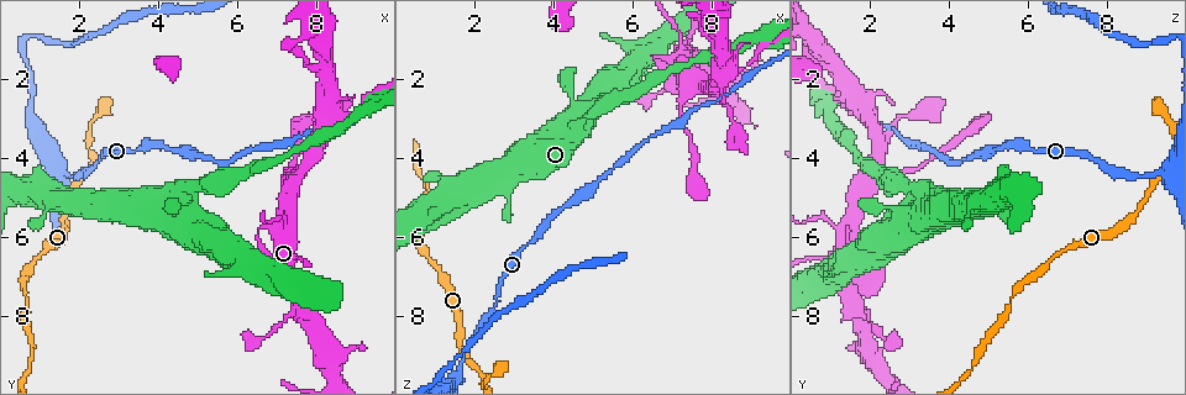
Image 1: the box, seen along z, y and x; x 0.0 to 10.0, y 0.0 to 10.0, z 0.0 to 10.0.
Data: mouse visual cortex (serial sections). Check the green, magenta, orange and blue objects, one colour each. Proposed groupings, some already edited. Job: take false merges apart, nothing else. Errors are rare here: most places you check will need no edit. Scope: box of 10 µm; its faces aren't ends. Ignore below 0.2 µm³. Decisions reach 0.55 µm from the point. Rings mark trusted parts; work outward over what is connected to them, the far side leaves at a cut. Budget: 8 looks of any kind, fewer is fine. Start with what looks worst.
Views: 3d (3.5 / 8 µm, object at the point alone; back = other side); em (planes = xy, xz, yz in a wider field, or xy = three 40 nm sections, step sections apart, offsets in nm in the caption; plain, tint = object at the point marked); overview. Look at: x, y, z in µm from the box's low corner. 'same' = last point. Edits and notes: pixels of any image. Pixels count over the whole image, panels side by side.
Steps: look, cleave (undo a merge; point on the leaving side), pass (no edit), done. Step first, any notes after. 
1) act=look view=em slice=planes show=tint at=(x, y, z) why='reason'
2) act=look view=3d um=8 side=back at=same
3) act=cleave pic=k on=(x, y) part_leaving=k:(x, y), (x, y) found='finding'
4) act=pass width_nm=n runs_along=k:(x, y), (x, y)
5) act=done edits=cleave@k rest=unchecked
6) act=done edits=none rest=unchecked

act=look view=3d um=3.5 at=(7.20, 5.60, 0.90) why='thick turns thin'

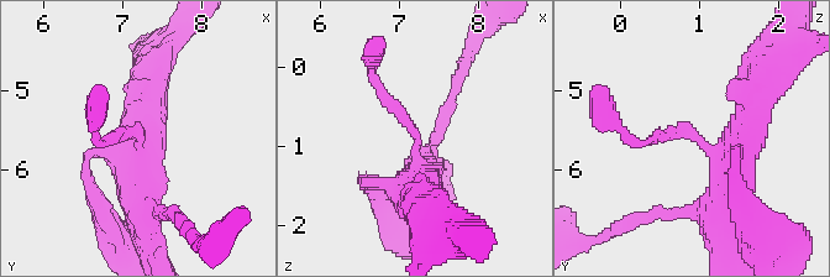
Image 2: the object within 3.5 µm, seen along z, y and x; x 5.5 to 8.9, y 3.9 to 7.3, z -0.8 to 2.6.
act=look view=em slice=xy step=3 show=tint at=(7.25, 5.50, 0.90)

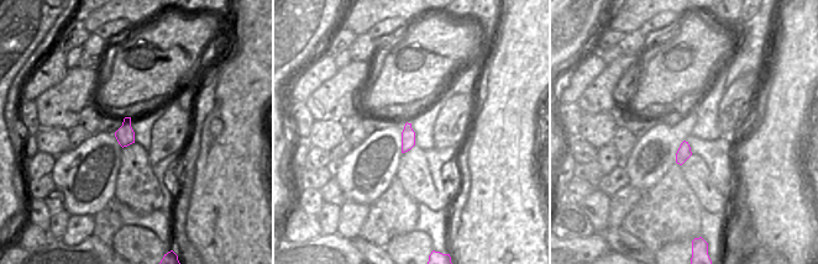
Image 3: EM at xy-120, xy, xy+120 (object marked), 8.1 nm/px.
act=pass runs_along=2:(735, 194), (735, 160), (688, 130), (631, 141) found='one cell here'

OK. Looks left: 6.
act=look view=3d um=3.5 side=back at=(1.70, 4.50, 9.10) why='side arm on a straight run'

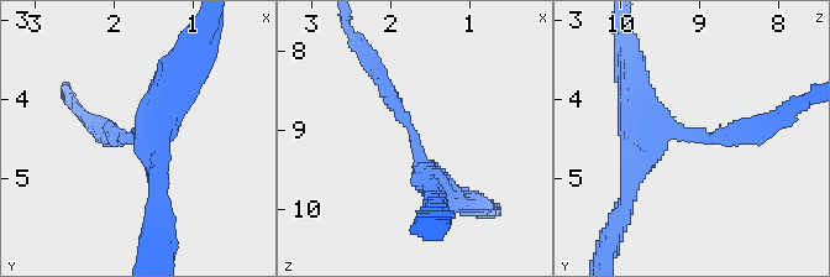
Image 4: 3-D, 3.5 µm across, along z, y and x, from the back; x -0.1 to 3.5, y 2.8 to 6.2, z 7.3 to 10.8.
act=look view=em slice=xy step=1 show=tint at=(1.75, 4.50, 9.00) arms=3 arm_widths_nm=200,300,400 why='shape alone is not enough'

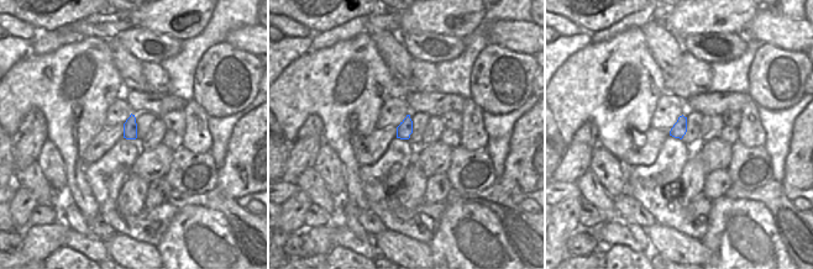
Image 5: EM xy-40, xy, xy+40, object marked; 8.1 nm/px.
act=pass runs_along=4:(372, 66), (445, 196) found='all the same cell'

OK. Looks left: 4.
act=look view=3d um=3.5 side=back at=(8.30, 2.80, 1.90) why='two arms in line, one across'

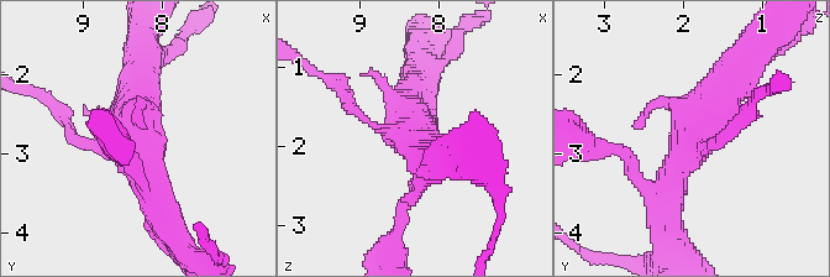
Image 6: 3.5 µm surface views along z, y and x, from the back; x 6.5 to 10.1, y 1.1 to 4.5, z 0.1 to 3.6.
act=look view=em slice=xy step=1 show=tint at=(8.30, 2.80, 1.90) why='now the EM'

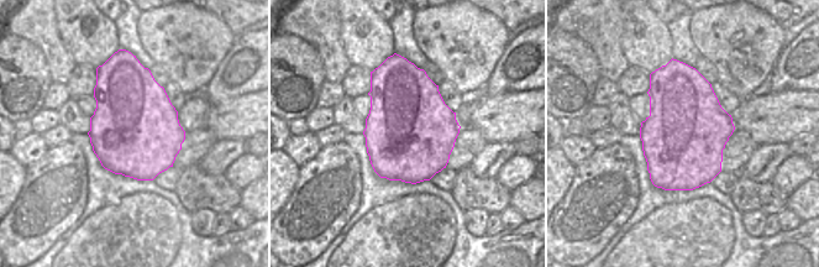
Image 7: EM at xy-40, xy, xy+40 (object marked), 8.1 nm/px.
act=pass runs_along=6:(666, 210), (684, 146), (735, 67) found='one cell here'

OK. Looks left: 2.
act=done edits=none rest=unchecked

